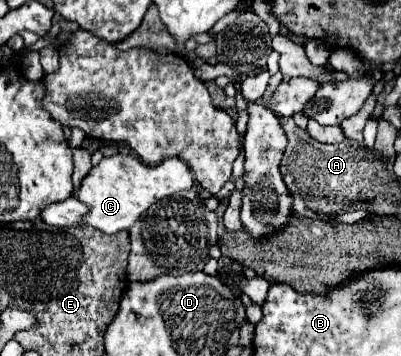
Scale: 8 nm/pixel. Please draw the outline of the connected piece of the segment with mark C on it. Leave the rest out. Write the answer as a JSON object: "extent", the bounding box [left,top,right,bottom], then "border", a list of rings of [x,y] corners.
{"extent":[73,155,195,233],"border":[[[113,155],[101,159],[81,181],[79,189],[73,193],[81,203],[89,207],[89,213],[83,215],[83,221],[103,233],[117,233],[133,227],[143,211],[155,201],[179,193],[183,189],[191,189],[195,179],[189,167],[181,159],[165,159],[159,165],[145,165],[133,155]]]}

